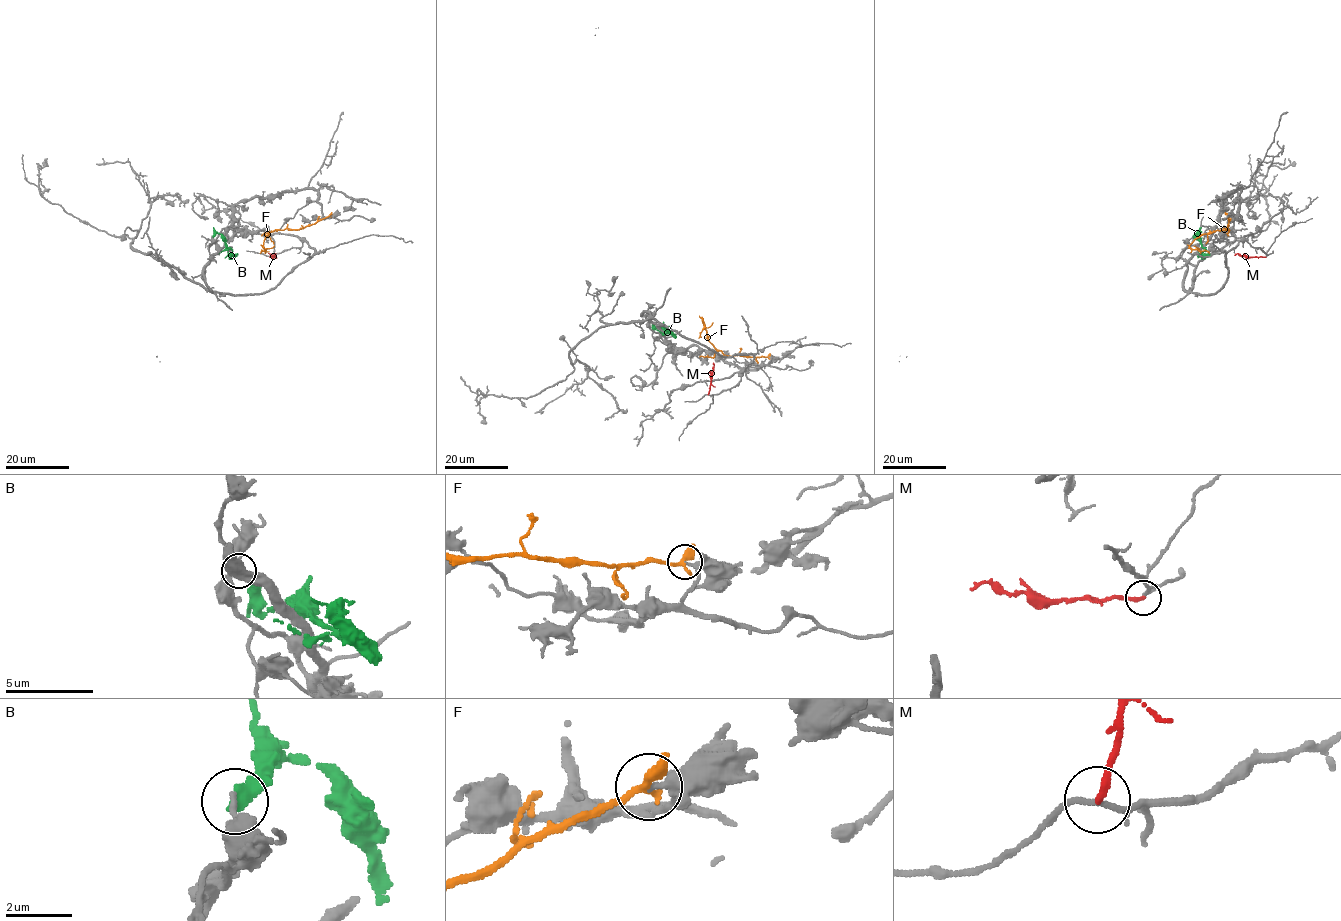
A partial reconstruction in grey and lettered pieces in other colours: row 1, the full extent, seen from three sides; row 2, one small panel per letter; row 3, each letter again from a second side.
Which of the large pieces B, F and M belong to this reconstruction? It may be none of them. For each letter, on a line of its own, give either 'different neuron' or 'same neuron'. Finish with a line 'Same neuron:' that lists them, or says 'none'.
B: different neuron
F: different neuron
M: different neuron
Same neuron: none

